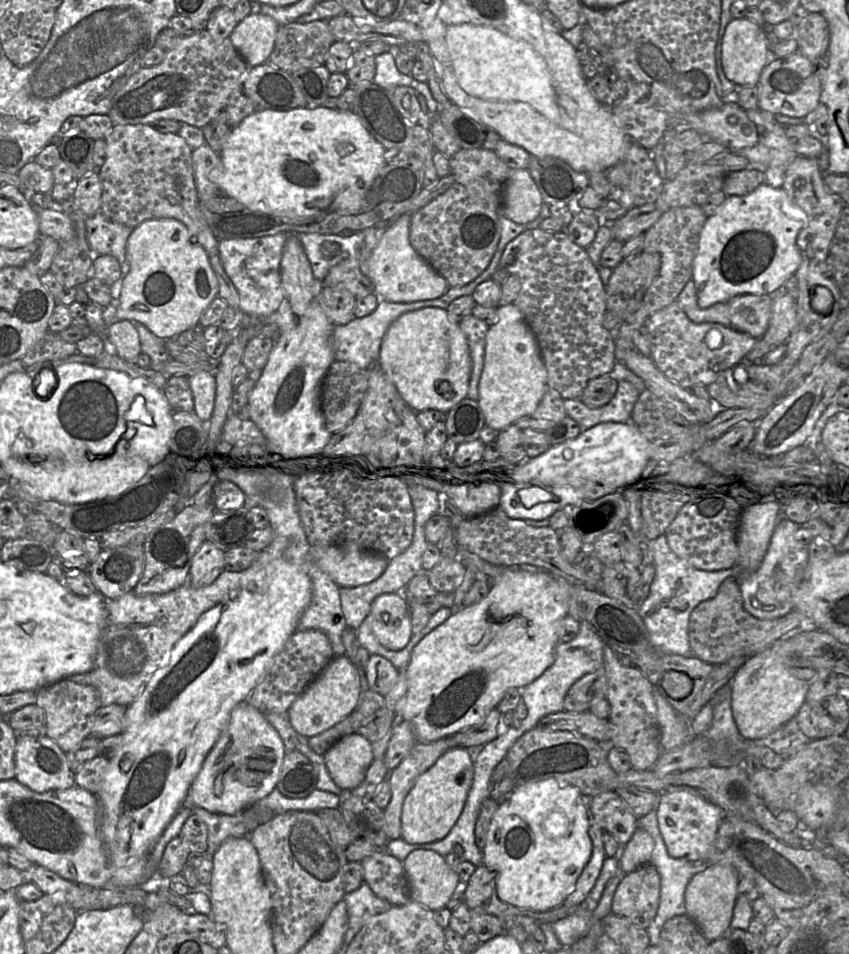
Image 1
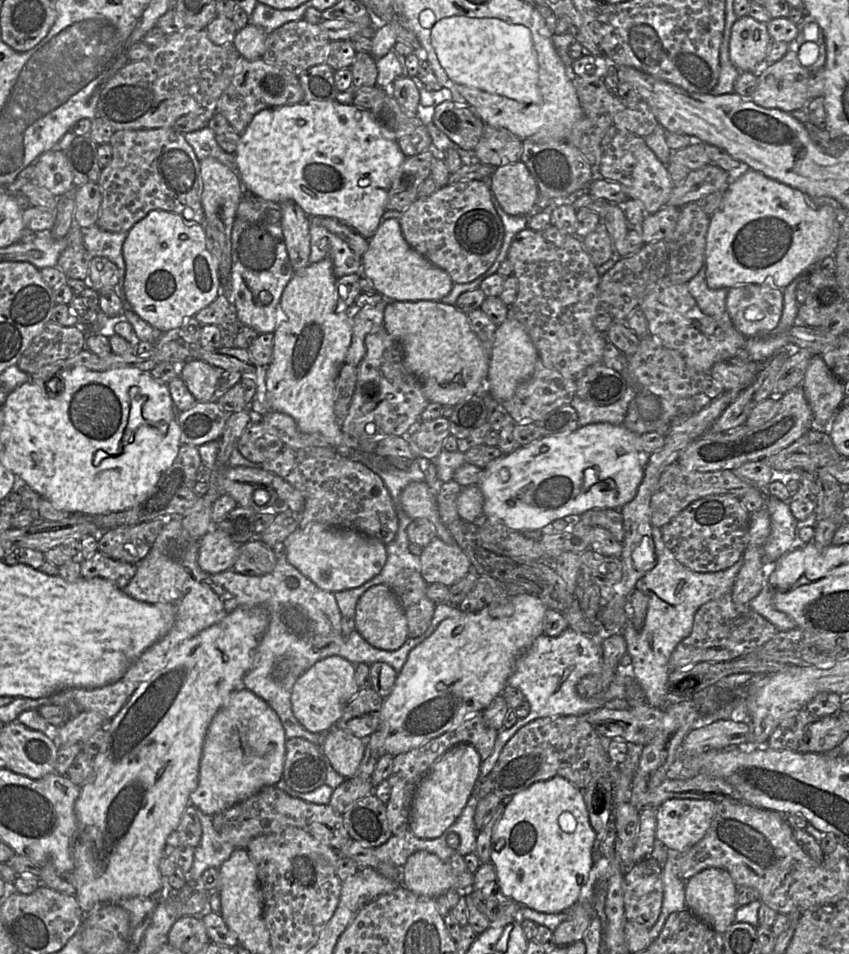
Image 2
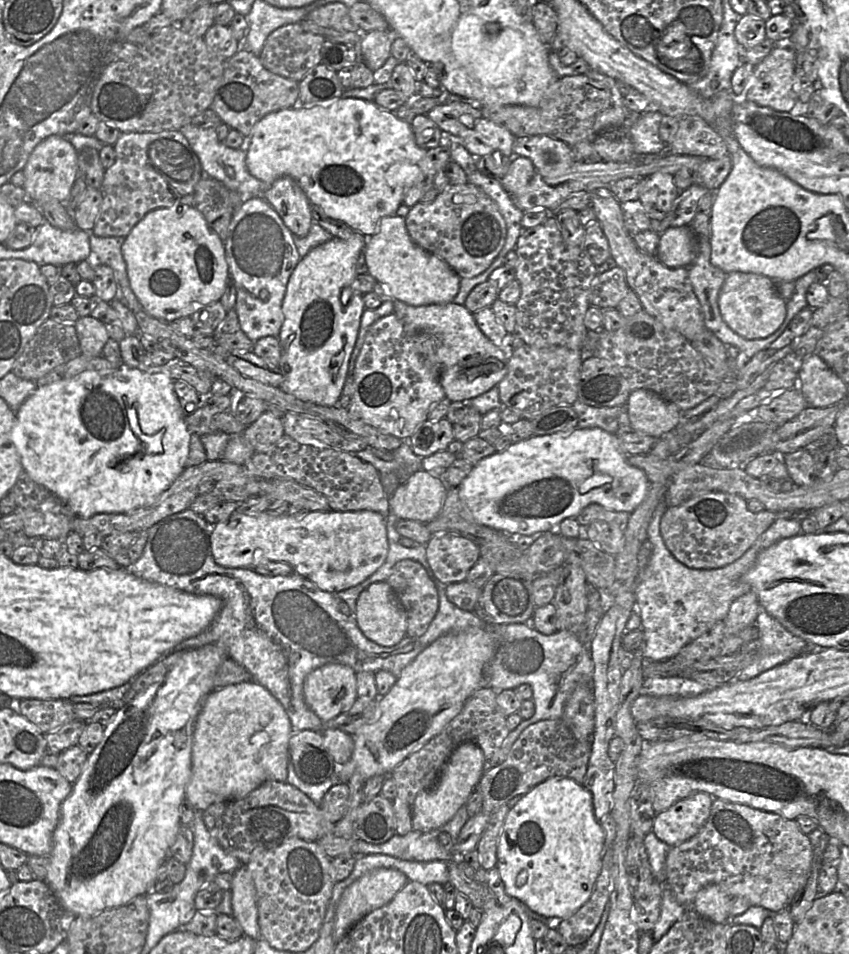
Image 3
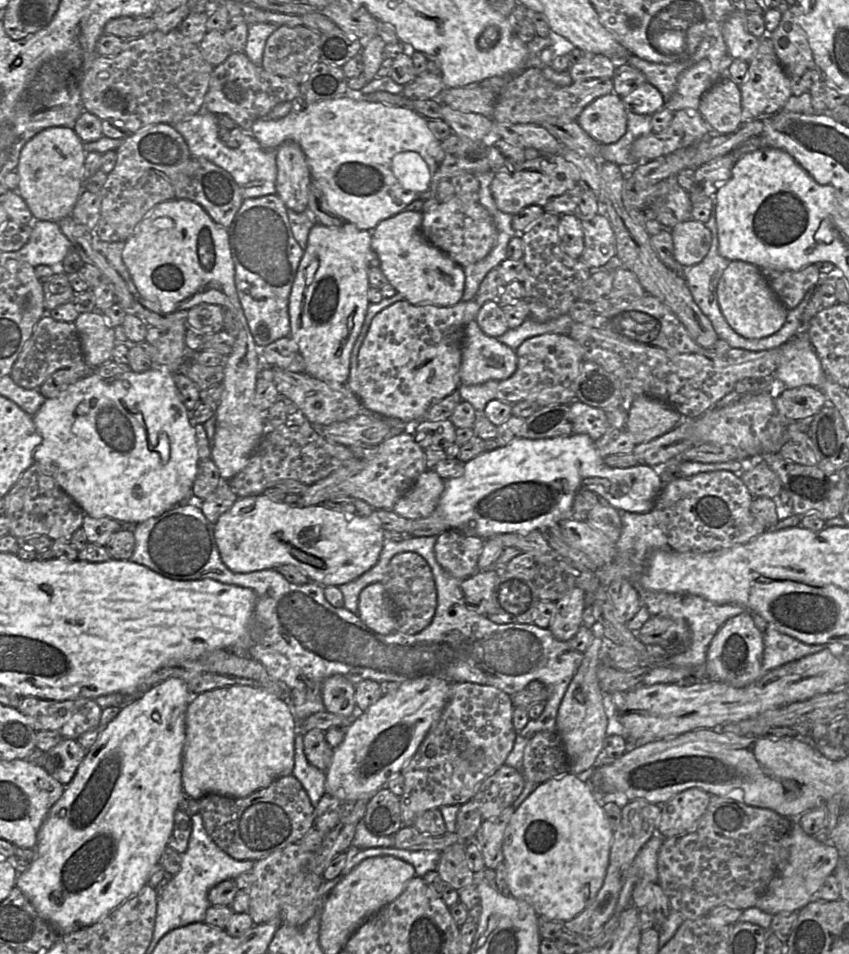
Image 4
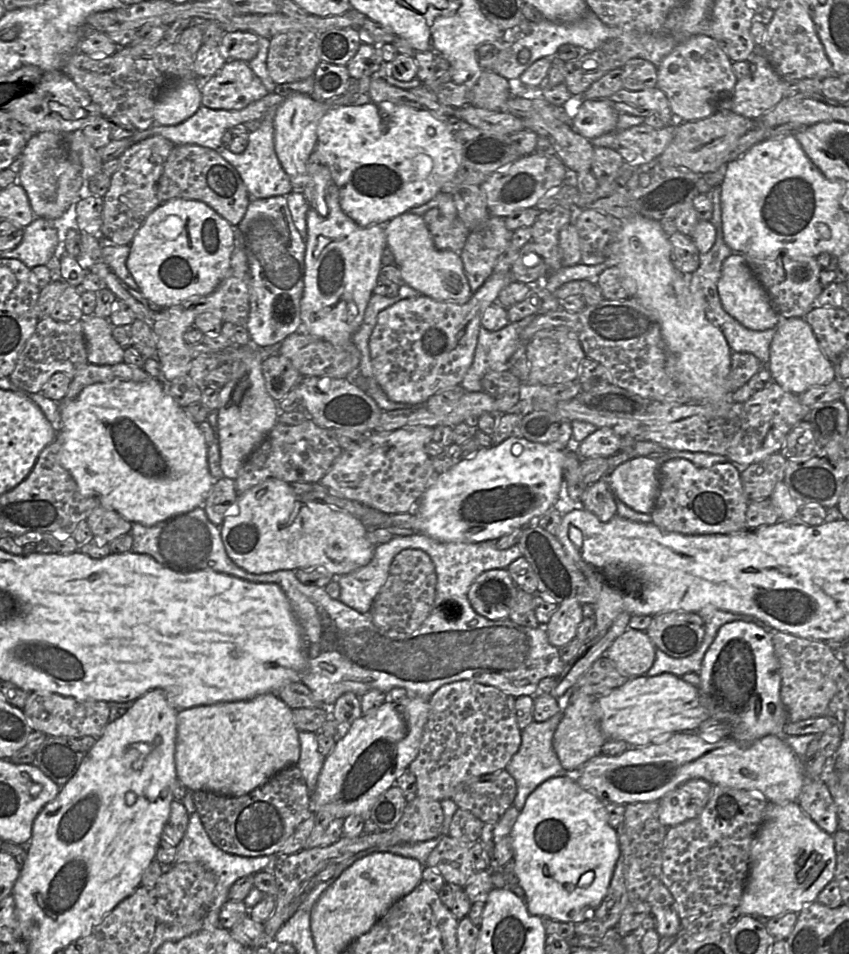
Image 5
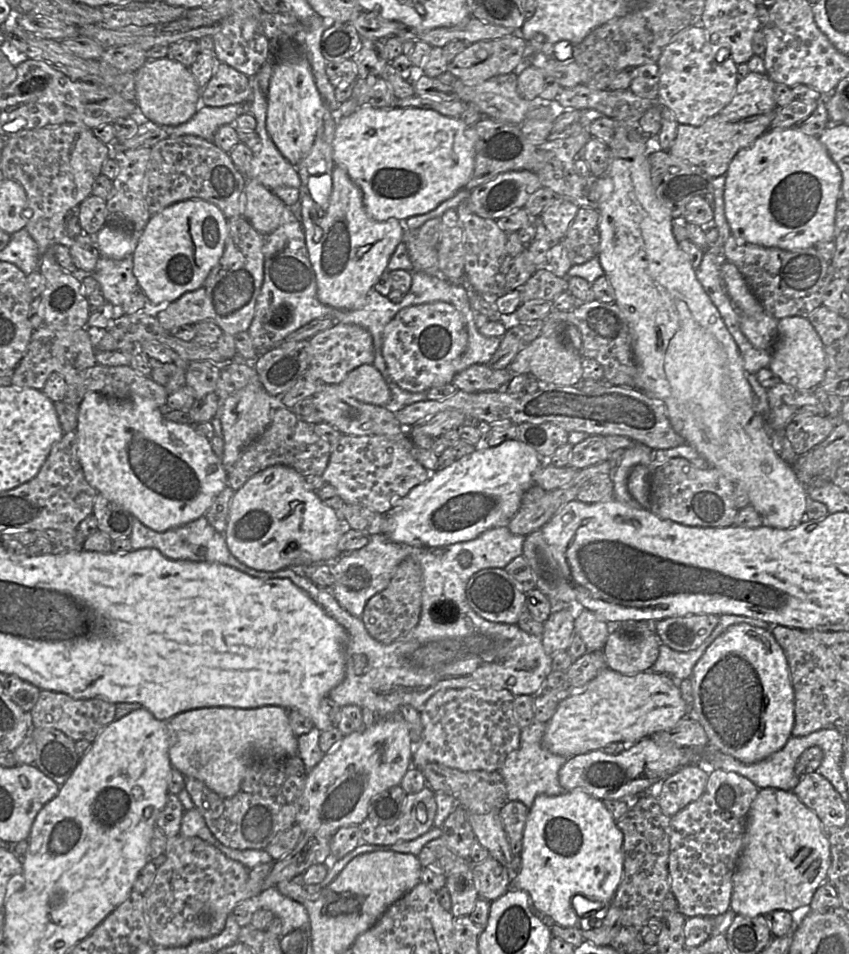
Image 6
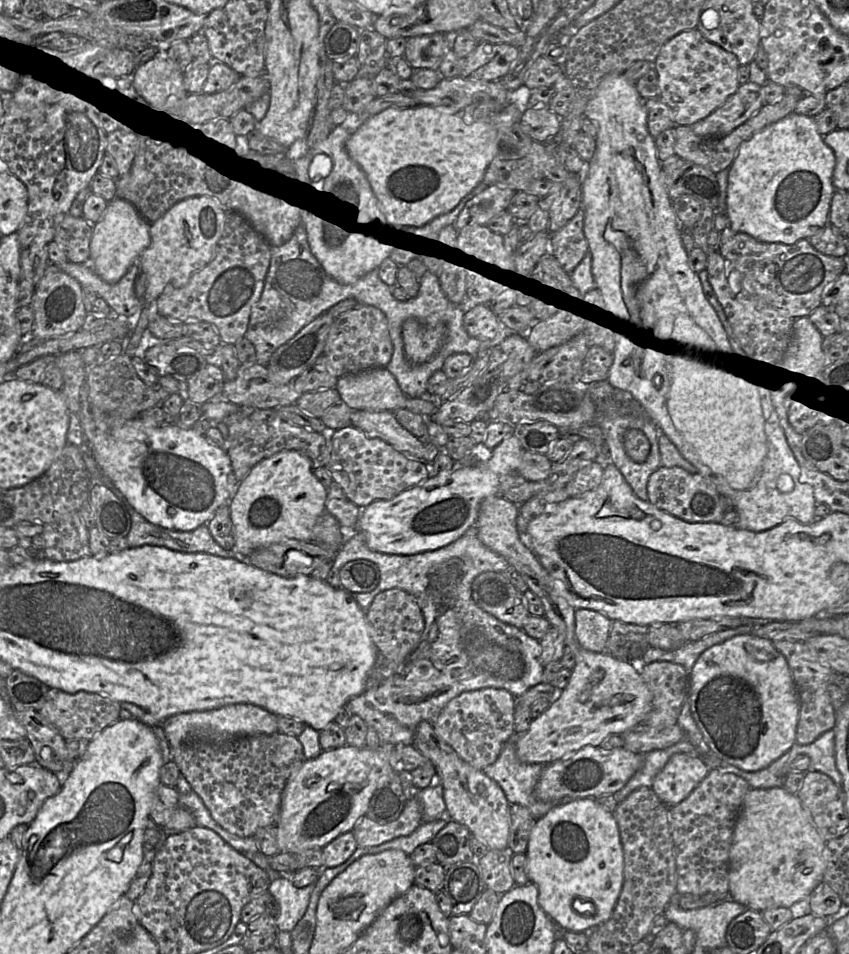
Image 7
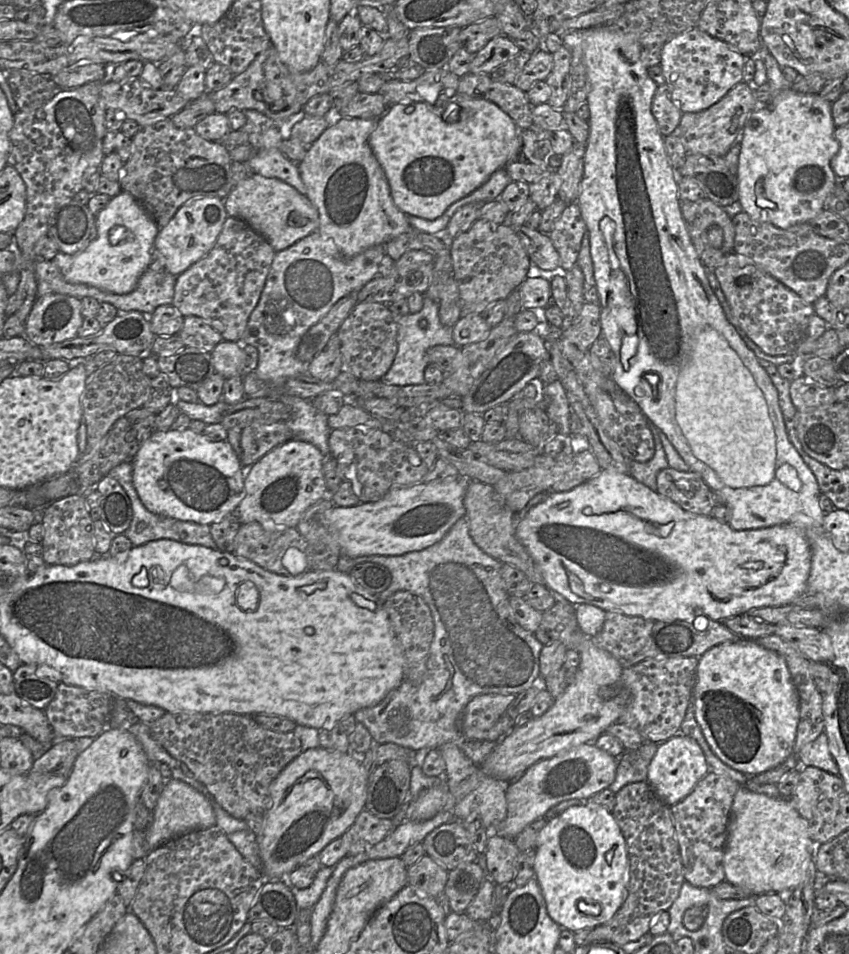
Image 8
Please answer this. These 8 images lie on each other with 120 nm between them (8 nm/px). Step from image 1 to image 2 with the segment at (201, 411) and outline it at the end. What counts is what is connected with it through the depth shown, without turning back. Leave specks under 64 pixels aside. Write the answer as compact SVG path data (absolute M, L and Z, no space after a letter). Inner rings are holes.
M199 359L180 366L180 377L198 402L209 402L218 395L220 370Z

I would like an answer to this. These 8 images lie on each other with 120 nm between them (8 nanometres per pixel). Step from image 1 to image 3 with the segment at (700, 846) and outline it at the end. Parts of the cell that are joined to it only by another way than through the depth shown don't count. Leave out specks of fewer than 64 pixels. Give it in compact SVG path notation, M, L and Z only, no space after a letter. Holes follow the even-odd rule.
M696 792L681 799L656 816L653 833L670 847L695 836L709 818L714 798Z

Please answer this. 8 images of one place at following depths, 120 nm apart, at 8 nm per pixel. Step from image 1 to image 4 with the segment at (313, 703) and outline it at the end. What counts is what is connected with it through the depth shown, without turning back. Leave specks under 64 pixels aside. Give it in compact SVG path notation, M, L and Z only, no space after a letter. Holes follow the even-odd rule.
M333 675L322 684L322 699L326 711L351 716L355 710L355 686L342 675Z

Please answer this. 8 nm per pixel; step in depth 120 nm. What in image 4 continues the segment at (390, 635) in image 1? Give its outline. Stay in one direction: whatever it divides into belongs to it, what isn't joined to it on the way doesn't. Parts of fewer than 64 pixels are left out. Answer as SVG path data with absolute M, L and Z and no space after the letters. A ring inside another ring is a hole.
M381 582L370 584L361 591L358 616L376 633L388 635L398 631L395 608Z

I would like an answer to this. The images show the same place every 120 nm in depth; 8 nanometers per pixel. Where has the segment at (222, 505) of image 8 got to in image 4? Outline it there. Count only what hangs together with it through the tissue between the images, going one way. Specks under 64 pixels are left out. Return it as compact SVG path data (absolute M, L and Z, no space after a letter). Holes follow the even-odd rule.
M150 369L144 372L129 371L113 377L89 375L68 386L59 395L47 398L39 410L32 416L33 422L42 437L42 442L34 451L34 460L42 465L81 506L85 515L91 517L110 517L126 526L142 523L157 517L179 505L193 492L192 487L197 475L199 456L195 427L190 422L190 411L182 402L174 381L174 371Z

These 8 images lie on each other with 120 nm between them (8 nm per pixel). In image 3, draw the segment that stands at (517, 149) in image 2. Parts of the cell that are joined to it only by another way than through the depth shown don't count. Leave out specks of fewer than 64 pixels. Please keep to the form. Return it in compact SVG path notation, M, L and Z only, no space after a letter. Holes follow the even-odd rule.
M482 117L461 139L463 146L475 157L483 157L496 150L504 156L514 156L515 136L506 128Z

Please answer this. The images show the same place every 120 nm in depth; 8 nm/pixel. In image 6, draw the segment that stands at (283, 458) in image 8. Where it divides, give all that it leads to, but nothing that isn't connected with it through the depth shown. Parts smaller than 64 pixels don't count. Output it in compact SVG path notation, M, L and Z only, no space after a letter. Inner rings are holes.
M276 464L259 471L234 492L224 537L231 554L243 564L260 571L277 571L289 566L335 561L343 555L338 543L349 529L341 522L337 512L321 501L316 491L306 487L304 477L298 471Z

